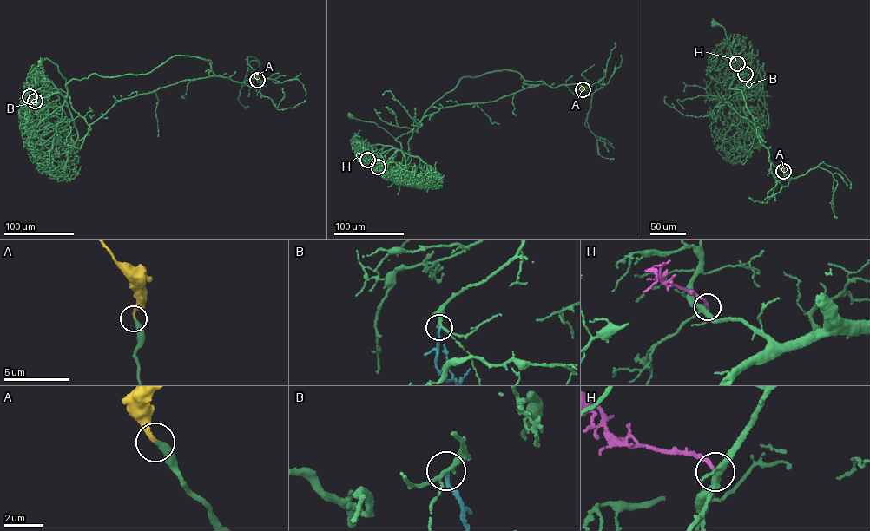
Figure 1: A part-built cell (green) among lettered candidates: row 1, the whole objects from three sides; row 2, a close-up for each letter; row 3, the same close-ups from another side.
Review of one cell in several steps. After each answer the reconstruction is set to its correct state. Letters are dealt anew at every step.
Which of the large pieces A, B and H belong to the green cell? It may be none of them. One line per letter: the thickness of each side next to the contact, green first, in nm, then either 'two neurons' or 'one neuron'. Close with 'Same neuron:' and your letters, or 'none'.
A: 300/220 nm | one neuron
B: 180/170 nm | two neurons
H: 320/180 nm | two neurons
Same neuron: A

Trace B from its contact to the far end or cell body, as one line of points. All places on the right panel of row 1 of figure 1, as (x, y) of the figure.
B: (745, 74), (748, 84)

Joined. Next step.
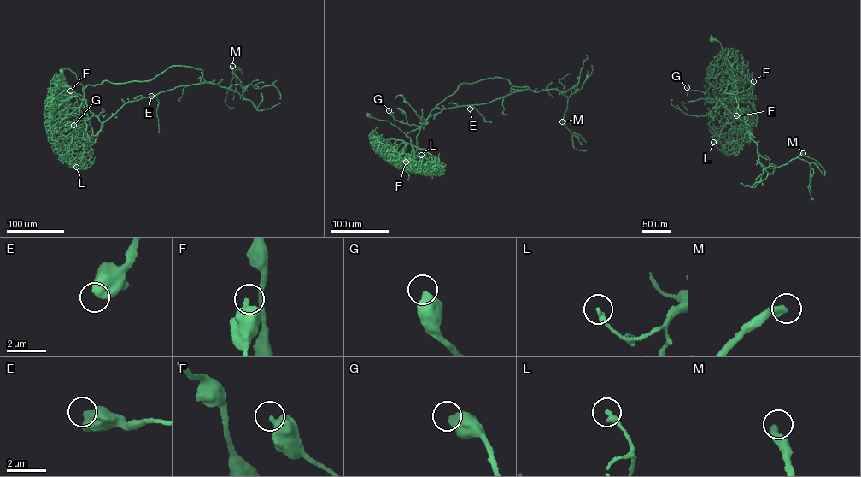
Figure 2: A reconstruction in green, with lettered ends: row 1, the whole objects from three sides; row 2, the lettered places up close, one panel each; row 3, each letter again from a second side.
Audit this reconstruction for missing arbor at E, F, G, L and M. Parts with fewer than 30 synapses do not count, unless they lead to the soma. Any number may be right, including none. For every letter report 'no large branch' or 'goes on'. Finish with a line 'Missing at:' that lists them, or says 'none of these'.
E: no large branch
F: no large branch
G: no large branch
L: no large branch
M: goes on
Missing at: M

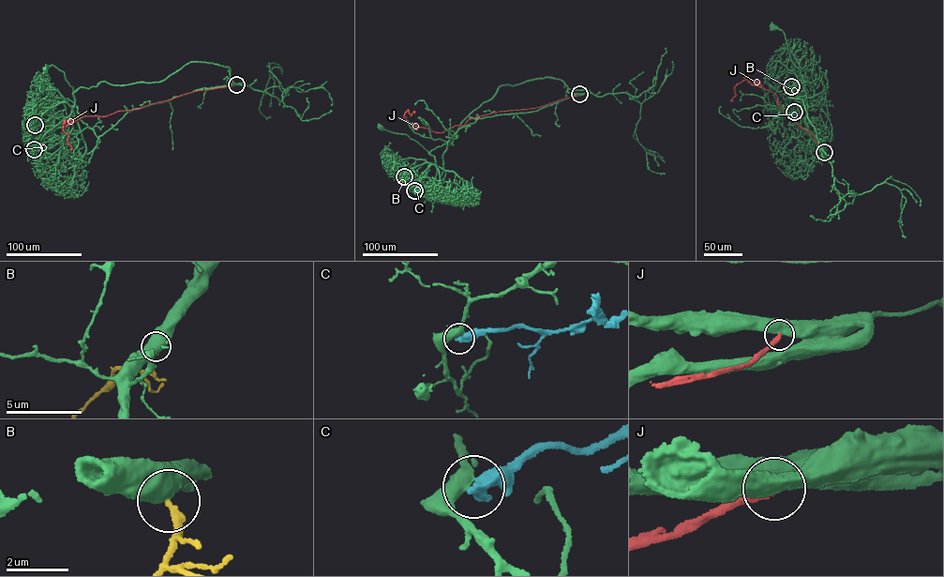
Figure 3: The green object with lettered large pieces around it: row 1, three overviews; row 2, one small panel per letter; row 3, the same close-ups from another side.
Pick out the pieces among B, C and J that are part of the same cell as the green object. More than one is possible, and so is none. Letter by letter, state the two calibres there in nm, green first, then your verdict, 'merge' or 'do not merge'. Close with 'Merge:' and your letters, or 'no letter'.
B: 700/240 nm | merge
C: 440/480 nm | do not merge
J: 550/240 nm | do not merge
Merge: B

